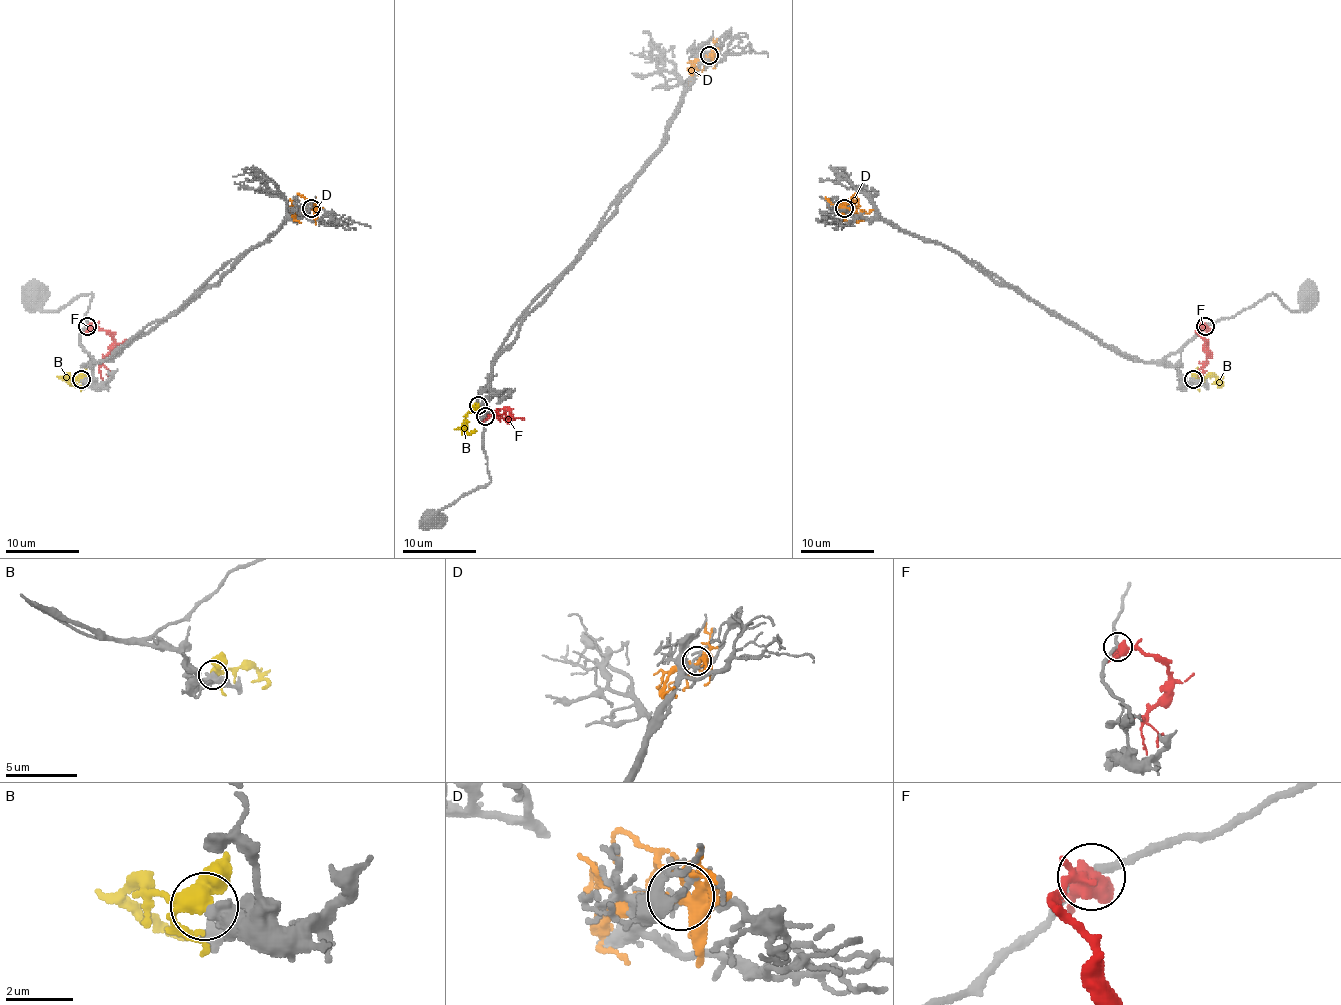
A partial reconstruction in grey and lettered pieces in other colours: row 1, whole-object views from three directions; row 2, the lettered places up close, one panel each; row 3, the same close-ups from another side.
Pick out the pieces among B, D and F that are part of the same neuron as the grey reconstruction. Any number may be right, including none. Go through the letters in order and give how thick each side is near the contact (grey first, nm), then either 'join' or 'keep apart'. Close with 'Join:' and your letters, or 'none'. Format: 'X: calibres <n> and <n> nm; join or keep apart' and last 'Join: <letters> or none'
B: calibres 420 and 400 nm; keep apart
D: calibres 170 and 360 nm; keep apart
F: calibres 200 and 500 nm; keep apart
Join: none

